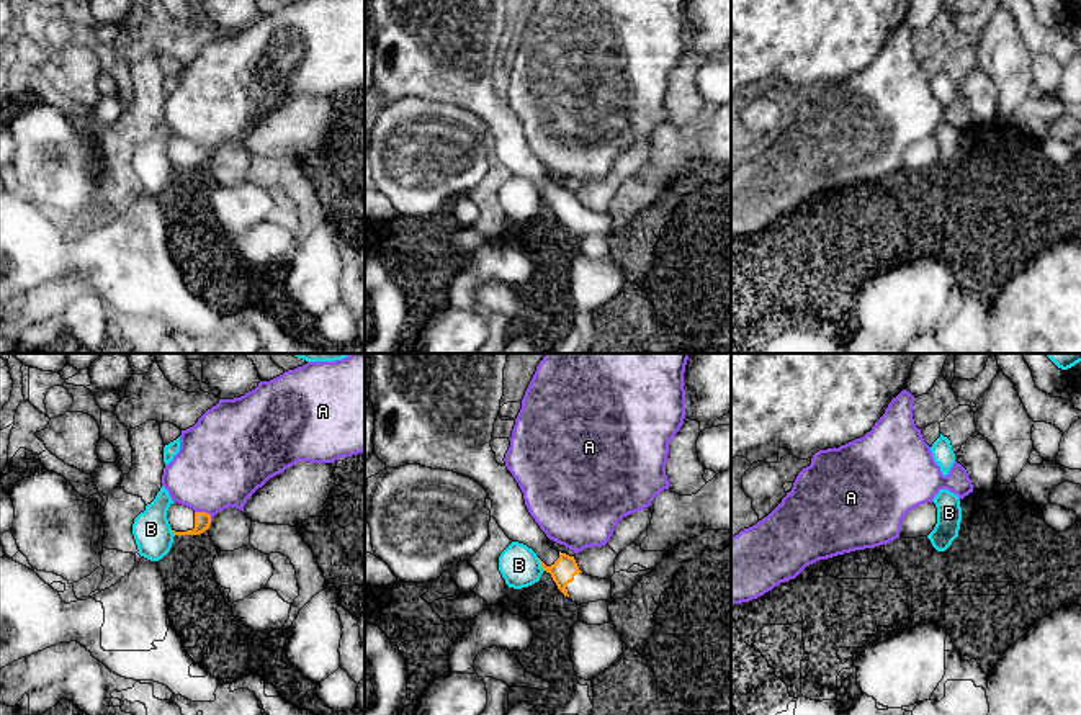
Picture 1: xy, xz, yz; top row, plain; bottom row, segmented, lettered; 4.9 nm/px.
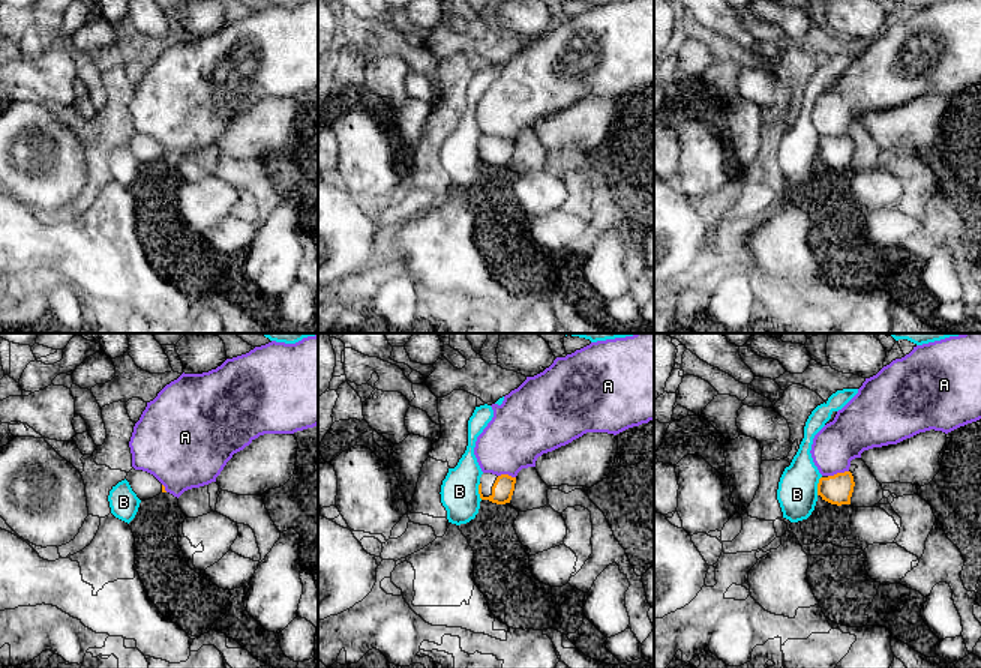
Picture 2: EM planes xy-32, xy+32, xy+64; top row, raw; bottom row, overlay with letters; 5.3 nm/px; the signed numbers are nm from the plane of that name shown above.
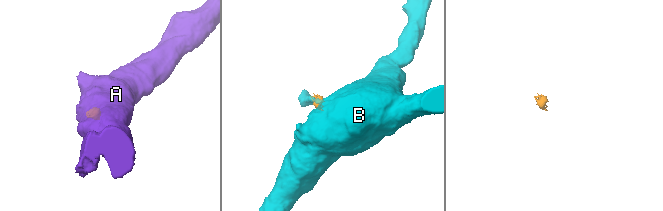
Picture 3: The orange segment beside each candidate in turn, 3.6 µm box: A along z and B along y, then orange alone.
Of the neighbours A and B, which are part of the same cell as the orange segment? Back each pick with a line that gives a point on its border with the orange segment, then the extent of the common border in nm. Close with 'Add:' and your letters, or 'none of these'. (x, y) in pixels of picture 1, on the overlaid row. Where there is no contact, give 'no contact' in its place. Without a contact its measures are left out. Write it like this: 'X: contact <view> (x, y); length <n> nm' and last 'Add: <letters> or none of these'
Add: none of these

